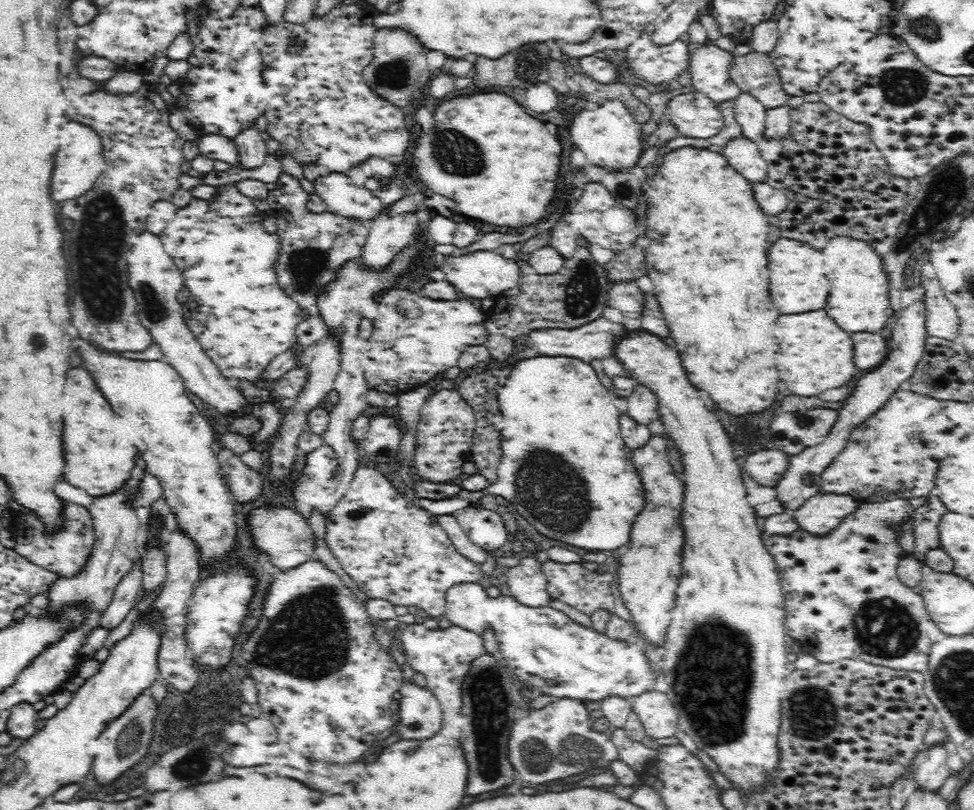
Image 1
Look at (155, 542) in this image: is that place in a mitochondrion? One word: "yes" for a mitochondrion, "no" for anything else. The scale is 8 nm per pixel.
no

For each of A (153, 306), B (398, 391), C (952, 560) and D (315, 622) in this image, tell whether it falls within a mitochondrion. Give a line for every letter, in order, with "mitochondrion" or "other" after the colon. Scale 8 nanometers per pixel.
A: mitochondrion
B: other
C: other
D: mitochondrion

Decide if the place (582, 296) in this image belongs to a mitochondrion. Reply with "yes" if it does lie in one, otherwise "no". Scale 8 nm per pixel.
yes

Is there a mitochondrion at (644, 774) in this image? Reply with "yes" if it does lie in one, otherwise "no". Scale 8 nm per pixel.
no

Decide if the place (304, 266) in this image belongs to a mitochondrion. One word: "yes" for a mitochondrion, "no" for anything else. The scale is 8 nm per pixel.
yes

